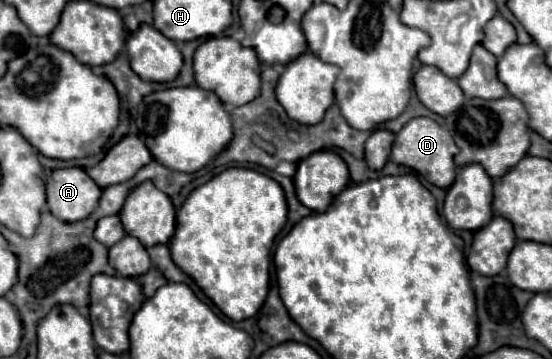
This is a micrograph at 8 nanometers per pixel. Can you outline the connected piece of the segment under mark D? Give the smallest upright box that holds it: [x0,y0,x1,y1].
[391,118,459,190]

